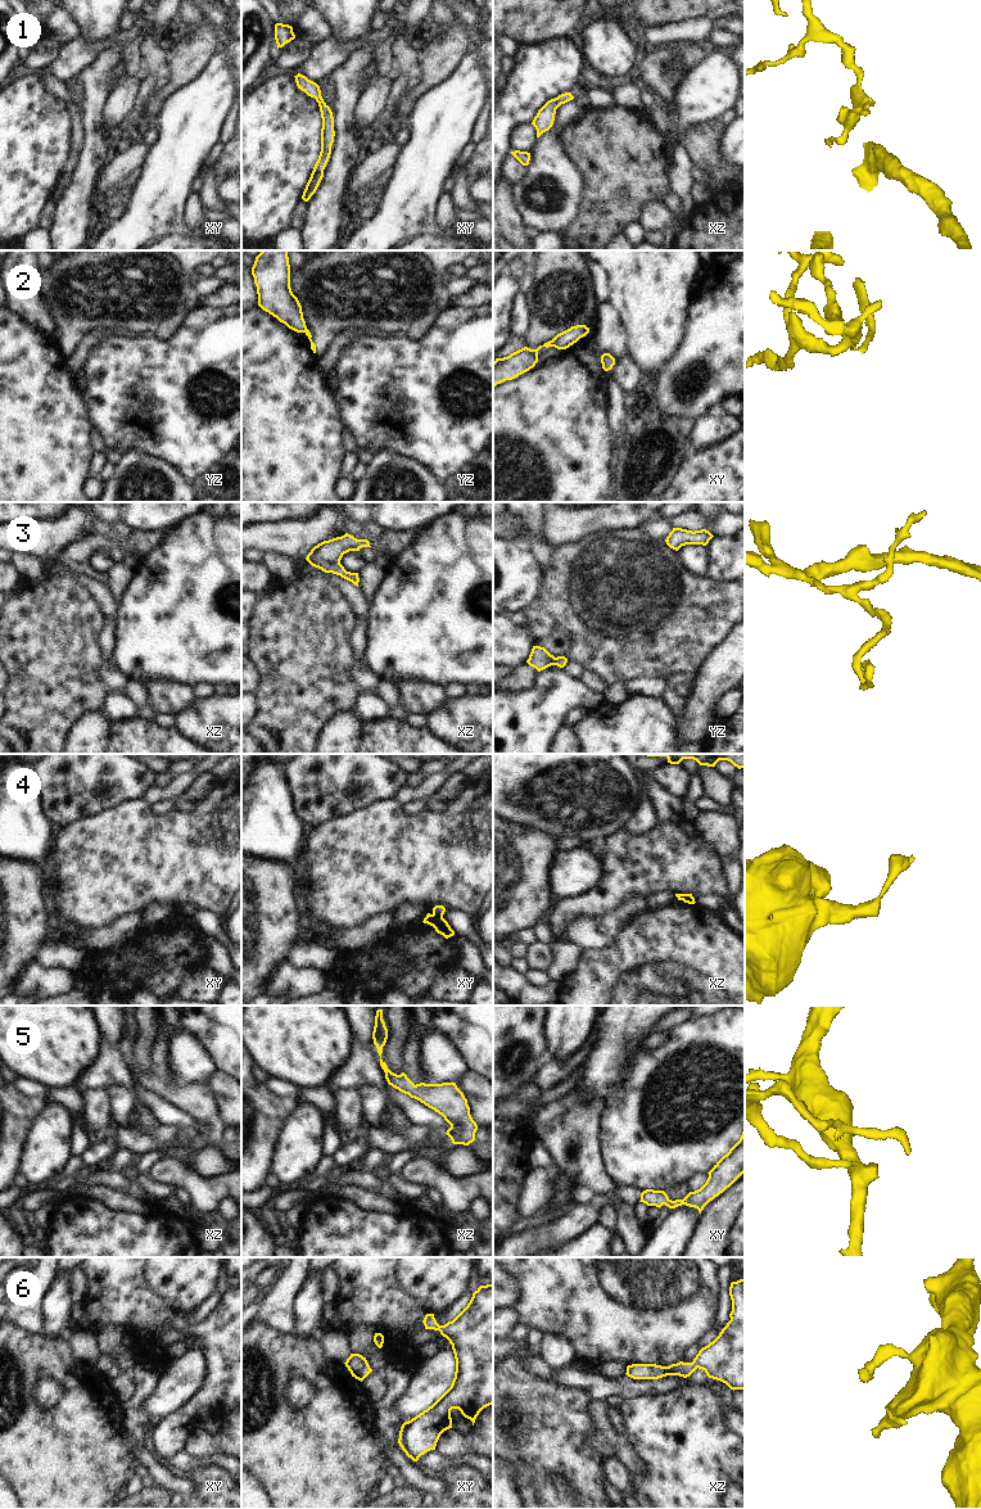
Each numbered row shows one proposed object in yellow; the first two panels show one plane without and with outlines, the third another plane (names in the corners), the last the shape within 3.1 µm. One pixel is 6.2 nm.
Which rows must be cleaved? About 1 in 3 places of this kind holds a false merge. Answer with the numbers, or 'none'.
2, 4

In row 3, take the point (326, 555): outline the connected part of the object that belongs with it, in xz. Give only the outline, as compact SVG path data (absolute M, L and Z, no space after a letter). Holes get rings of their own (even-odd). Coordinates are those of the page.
M345 533L329 541L324 541L315 546L307 555L306 560L315 568L325 573L333 573L352 582L358 587L358 573L351 573L344 569L340 560L349 551L360 551L362 547L371 547L367 539L357 539Z

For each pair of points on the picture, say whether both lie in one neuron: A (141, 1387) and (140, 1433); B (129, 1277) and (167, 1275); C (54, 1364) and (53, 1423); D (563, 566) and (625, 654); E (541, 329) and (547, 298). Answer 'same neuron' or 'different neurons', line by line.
A: same neuron
B: different neurons
C: same neuron
D: same neuron
E: same neuron

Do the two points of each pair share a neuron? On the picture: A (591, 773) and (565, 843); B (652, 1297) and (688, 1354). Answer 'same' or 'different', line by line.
A: different
B: different

